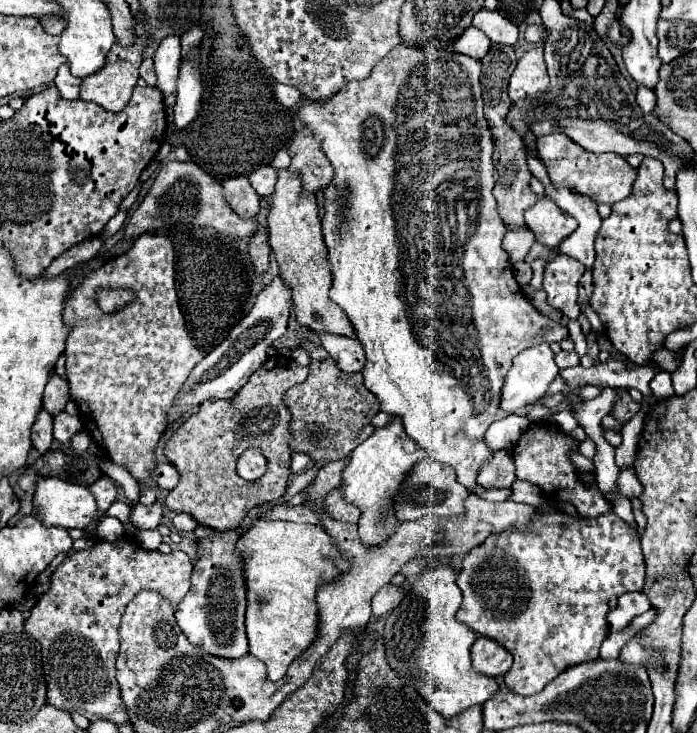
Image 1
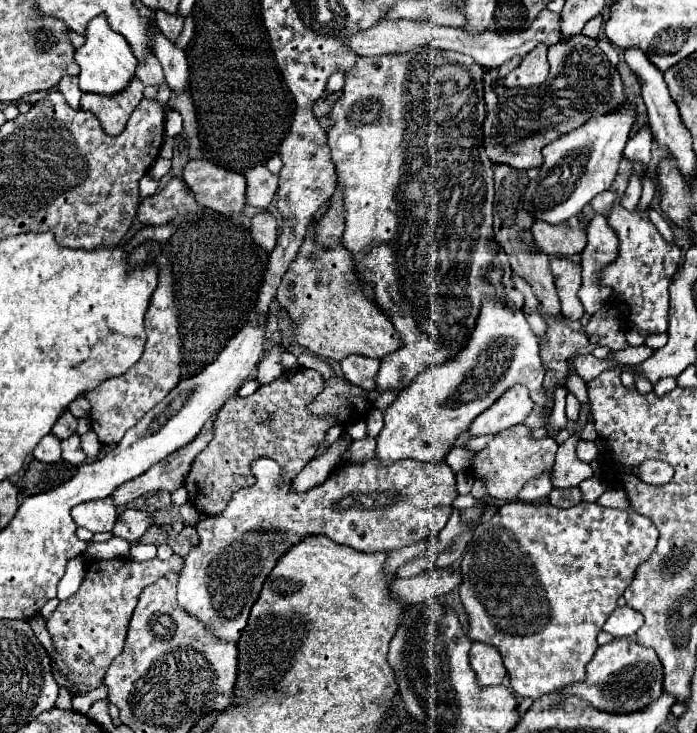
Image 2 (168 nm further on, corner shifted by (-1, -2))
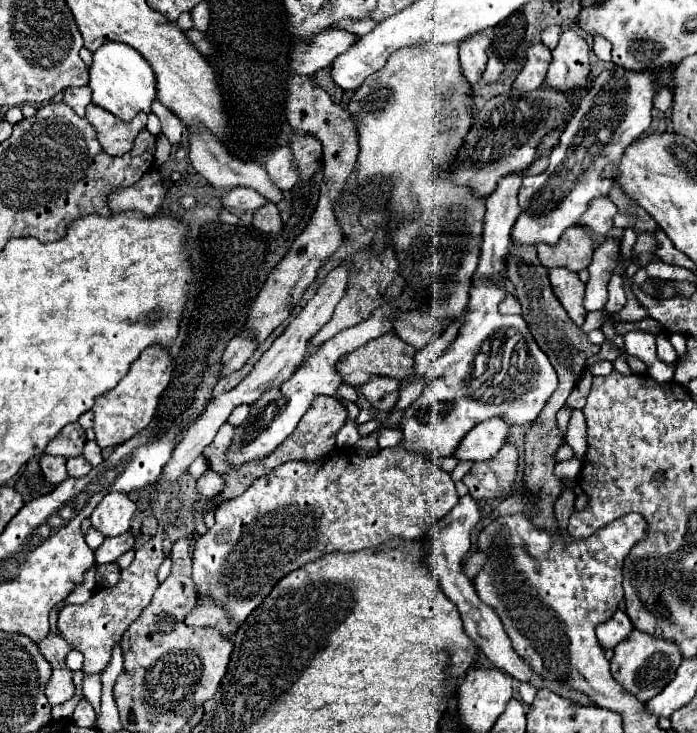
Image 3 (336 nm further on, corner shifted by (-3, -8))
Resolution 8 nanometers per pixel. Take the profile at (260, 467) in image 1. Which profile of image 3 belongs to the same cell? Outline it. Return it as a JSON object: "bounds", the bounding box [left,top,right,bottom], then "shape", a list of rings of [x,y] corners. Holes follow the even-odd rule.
{"bounds":[193,446,459,624],"shape":[[[403,446],[383,448],[371,456],[361,456],[355,448],[335,448],[323,460],[285,462],[257,478],[241,496],[217,506],[215,526],[197,540],[193,550],[195,590],[219,596],[219,600],[227,604],[227,612],[243,624],[243,618],[247,618],[289,572],[335,550],[357,552],[377,548],[391,538],[417,540],[457,502],[459,496],[449,472]]]}

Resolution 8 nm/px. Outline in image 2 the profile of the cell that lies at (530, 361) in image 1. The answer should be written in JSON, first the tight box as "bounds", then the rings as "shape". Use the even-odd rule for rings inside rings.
{"bounds":[469,384,535,436],"shape":[[[515,384],[499,400],[495,400],[485,412],[481,412],[471,422],[469,430],[473,430],[475,436],[499,434],[509,426],[521,424],[529,416],[533,406],[535,402],[531,400],[527,386]]]}

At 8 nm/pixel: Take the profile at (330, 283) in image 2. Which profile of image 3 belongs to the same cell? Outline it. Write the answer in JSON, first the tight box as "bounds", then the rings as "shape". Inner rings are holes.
{"bounds":[339,332,415,388],"shape":[[[389,332],[387,336],[381,336],[379,340],[367,342],[365,348],[357,348],[355,352],[347,354],[343,358],[343,362],[339,362],[339,374],[343,376],[343,384],[361,388],[373,376],[391,376],[395,380],[413,378],[415,376],[413,362],[415,362],[415,348],[411,348],[407,342],[399,340],[399,336],[395,336],[393,332]]]}

